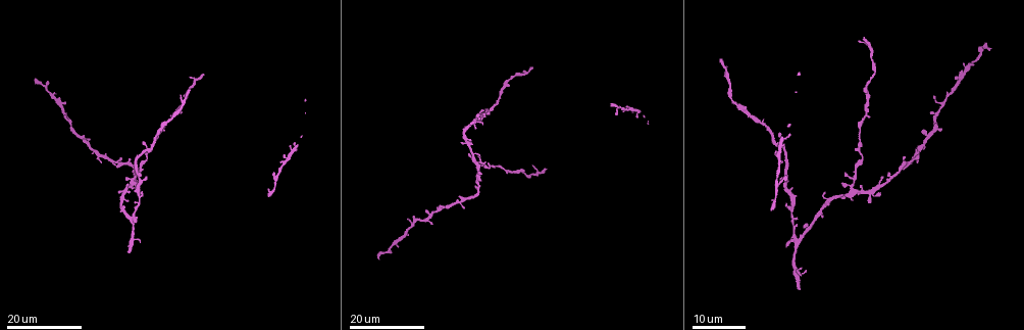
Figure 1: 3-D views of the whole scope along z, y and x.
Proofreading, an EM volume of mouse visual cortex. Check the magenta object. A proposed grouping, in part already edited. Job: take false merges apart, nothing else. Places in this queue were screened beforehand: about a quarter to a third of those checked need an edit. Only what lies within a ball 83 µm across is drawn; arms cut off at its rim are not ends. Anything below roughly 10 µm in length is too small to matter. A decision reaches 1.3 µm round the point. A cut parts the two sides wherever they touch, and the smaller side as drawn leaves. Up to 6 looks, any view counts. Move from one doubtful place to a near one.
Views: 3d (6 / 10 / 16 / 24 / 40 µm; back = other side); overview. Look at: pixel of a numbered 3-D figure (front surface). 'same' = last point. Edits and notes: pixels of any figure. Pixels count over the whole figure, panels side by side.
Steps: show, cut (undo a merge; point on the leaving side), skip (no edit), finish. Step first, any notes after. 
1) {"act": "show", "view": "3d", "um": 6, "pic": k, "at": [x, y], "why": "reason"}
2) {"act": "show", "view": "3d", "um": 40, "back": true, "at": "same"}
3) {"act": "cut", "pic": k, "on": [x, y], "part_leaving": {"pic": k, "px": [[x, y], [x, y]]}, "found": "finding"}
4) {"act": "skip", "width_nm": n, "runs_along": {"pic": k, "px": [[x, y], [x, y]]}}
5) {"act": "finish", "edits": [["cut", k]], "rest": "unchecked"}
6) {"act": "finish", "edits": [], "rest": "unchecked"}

{"act": "show", "view": "3d", "um": 24, "pic": 1, "at": [858, 148], "why": "sudden change in width"}

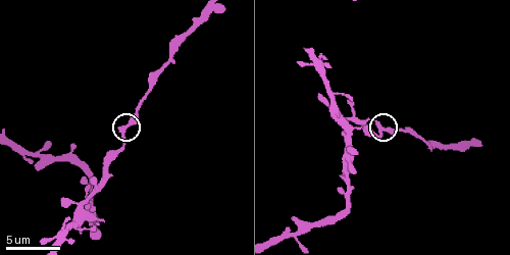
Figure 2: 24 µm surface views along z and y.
{"act": "show", "view": "3d", "um": 10, "pic": 2, "at": [123, 131]}

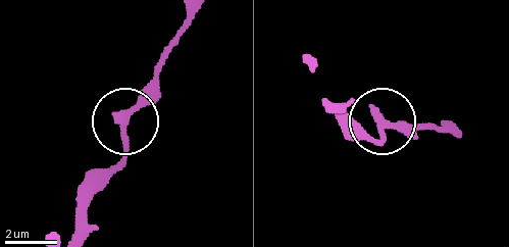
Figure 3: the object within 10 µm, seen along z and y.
{"act": "skip", "found": "one neuron here"}

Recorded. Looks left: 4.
{"act": "show", "view": "3d", "um": 10, "pic": 2, "at": [83, 210]}

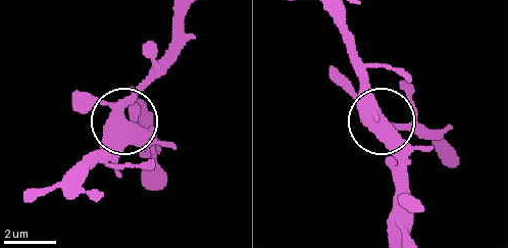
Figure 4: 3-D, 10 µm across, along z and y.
{"act": "skip", "width_nm": 420, "runs_along": {"pic": 4, "px": [[333, 10], [348, 37], [360, 96], [402, 174]]}, "found": "continuous, no second neuron"}

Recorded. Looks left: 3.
{"act": "show", "view": "3d", "um": 24, "pic": 1, "at": [139, 180], "why": "four arms meet"}

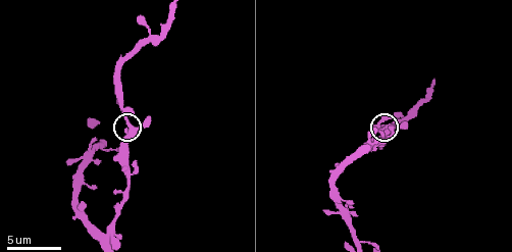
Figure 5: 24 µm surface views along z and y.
{"act": "show", "view": "3d", "um": 6, "pic": 5, "at": [131, 127]}

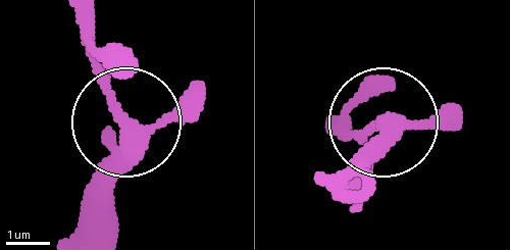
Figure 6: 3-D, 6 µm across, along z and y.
{"act": "skip", "width_nm": 350, "runs_along": {"pic": 6, "px": [[111, 227], [122, 117], [83, 22]]}, "found": "continuous, no second neuron"}

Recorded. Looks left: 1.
{"act": "finish", "edits": [], "rest": "unchecked"}

